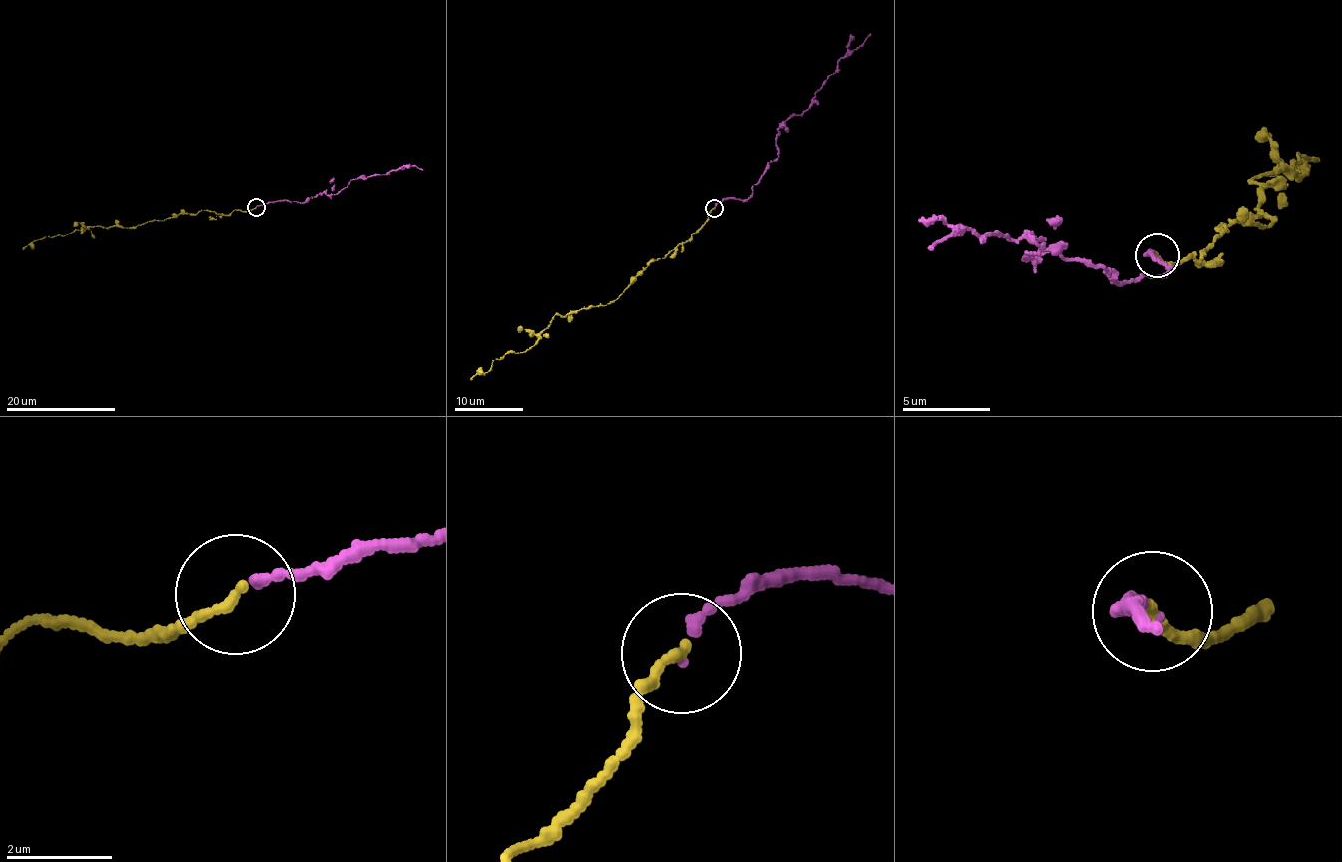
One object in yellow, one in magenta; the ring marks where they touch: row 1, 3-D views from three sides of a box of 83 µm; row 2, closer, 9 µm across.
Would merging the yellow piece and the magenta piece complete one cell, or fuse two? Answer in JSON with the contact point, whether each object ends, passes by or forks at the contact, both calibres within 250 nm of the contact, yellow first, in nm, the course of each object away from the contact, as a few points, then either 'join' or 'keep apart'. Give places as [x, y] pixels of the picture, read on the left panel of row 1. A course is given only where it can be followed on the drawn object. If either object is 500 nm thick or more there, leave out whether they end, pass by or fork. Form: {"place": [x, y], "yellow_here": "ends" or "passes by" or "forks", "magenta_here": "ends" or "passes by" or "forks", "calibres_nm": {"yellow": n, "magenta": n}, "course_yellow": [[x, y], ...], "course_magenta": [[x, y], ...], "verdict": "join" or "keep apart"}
{"place": [256, 207], "yellow_here": "ends", "magenta_here": "ends", "calibres_nm": {"yellow": 200, "magenta": 150}, "course_yellow": [[256, 207], [235, 209], [229, 215], [206, 209], [183, 213], [136, 227], [91, 226], [31, 242], [22, 250]], "course_magenta": [[256, 207], [271, 201], [301, 203], [320, 193], [334, 194], [359, 177], [364, 180], [413, 166], [422, 170]], "verdict": "join"}

